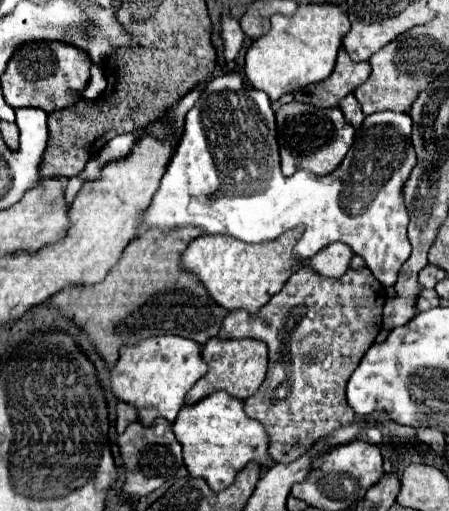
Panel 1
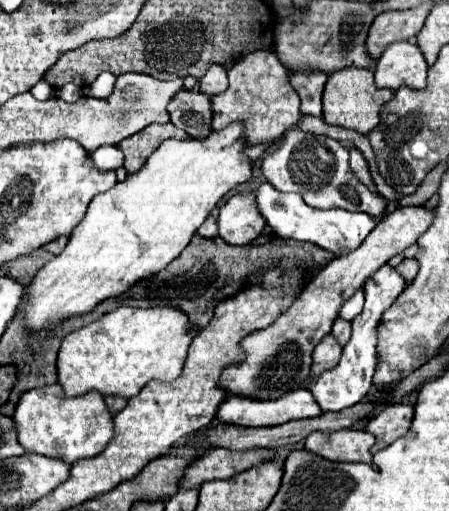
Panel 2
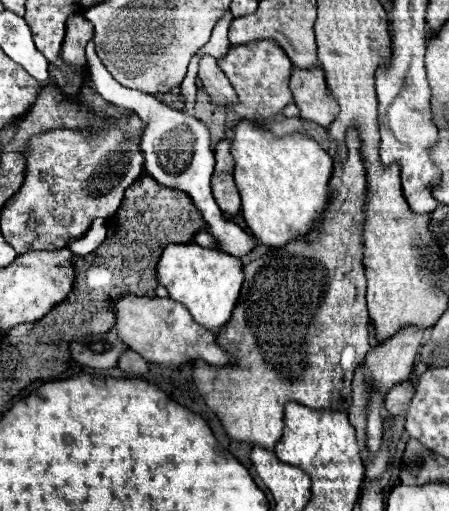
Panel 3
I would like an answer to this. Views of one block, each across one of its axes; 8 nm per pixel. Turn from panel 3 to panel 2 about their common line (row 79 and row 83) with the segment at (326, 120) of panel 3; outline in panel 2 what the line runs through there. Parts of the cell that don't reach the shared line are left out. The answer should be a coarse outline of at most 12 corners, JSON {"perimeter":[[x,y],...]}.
{"perimeter":[[294,74],[302,116],[322,116],[326,74]]}

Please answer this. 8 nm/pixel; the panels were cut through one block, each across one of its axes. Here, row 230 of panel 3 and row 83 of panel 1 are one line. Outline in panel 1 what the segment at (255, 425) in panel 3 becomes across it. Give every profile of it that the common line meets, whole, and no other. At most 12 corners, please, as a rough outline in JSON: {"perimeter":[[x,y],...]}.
{"perimeter":[[342,48],[332,74],[294,100],[334,108],[370,76]]}

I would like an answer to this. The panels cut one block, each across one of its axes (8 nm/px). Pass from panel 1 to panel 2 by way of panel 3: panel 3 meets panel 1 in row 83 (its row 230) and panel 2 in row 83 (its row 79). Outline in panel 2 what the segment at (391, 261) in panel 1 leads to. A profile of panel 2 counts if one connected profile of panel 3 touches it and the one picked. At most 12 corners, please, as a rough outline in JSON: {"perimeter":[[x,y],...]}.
{"perimeter":[[102,72],[83,93],[106,98],[112,92],[116,76]]}

